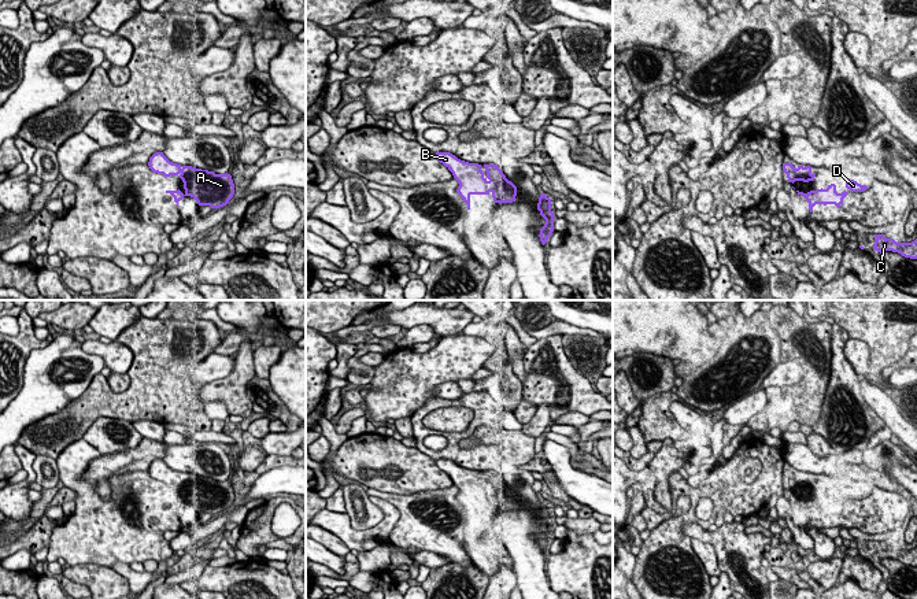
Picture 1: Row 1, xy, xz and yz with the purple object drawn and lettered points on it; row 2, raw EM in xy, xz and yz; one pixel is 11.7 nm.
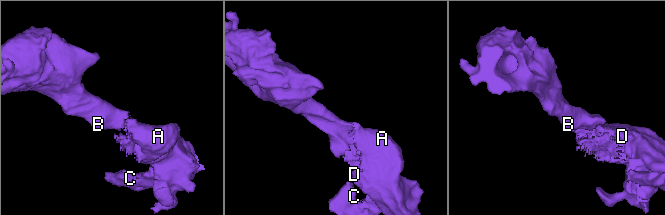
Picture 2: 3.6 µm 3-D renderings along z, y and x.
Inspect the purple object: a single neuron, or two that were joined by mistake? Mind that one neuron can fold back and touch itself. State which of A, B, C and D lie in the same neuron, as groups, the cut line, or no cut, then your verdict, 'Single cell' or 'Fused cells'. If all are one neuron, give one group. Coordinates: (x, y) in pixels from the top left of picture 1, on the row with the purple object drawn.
Groups: A B C D. No split. Single cell

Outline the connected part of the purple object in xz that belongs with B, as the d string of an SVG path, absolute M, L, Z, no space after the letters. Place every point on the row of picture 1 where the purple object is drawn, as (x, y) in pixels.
M436 152L436 158L443 163L458 181L456 192L470 210L472 195L492 195L495 203L513 203L517 196L517 186L506 178L496 164L484 164L485 174L481 171L481 164L469 163L458 159L450 152Z

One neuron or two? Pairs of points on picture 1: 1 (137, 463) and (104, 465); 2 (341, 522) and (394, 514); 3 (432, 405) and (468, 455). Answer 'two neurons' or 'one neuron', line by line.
1: one neuron
2: one neuron
3: one neuron

